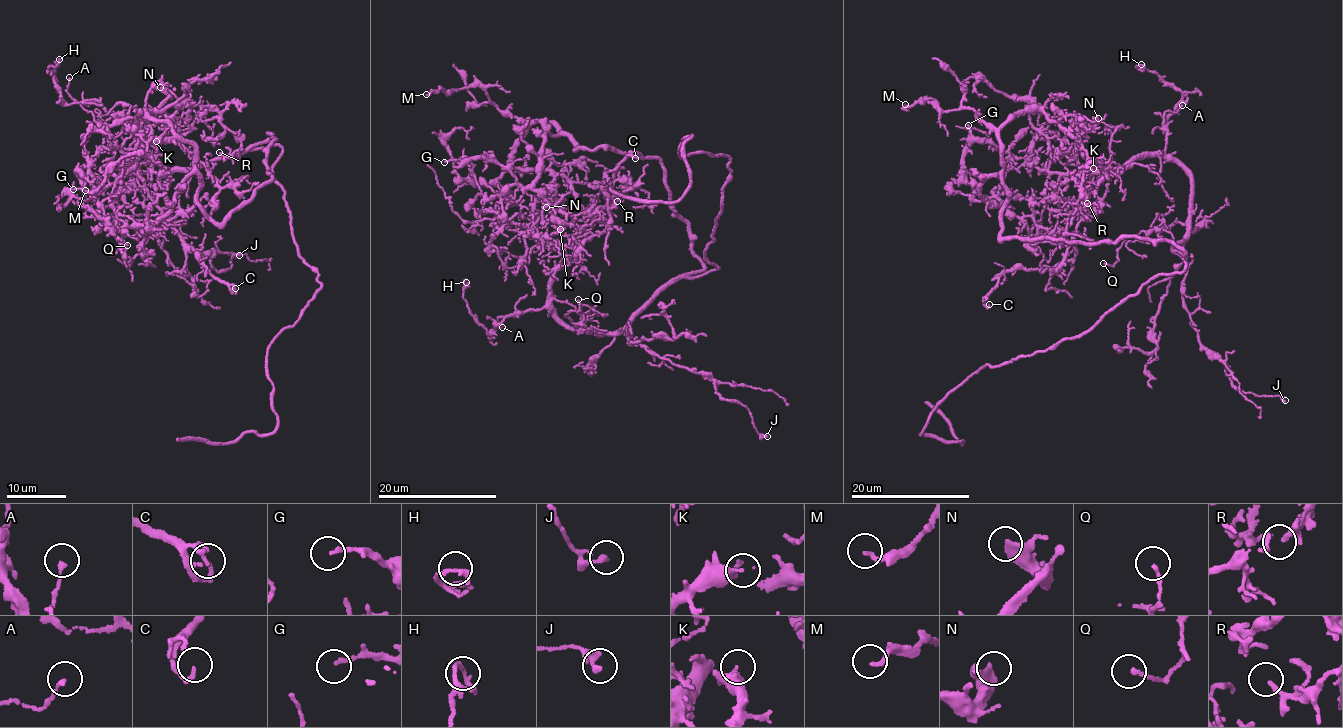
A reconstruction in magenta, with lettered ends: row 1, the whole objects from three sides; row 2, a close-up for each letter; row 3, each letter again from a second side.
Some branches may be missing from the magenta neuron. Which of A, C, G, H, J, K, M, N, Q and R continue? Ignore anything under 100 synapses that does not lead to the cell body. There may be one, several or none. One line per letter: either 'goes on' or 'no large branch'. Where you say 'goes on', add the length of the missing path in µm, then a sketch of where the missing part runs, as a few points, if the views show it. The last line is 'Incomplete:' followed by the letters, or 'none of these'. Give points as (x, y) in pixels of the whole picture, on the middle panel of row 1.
A: no large branch
C: no large branch
G: no large branch
H: no large branch
J: no large branch
K: no large branch
M: no large branch
N: no large branch
Q: no large branch
R: no large branch
Incomplete: none of these

